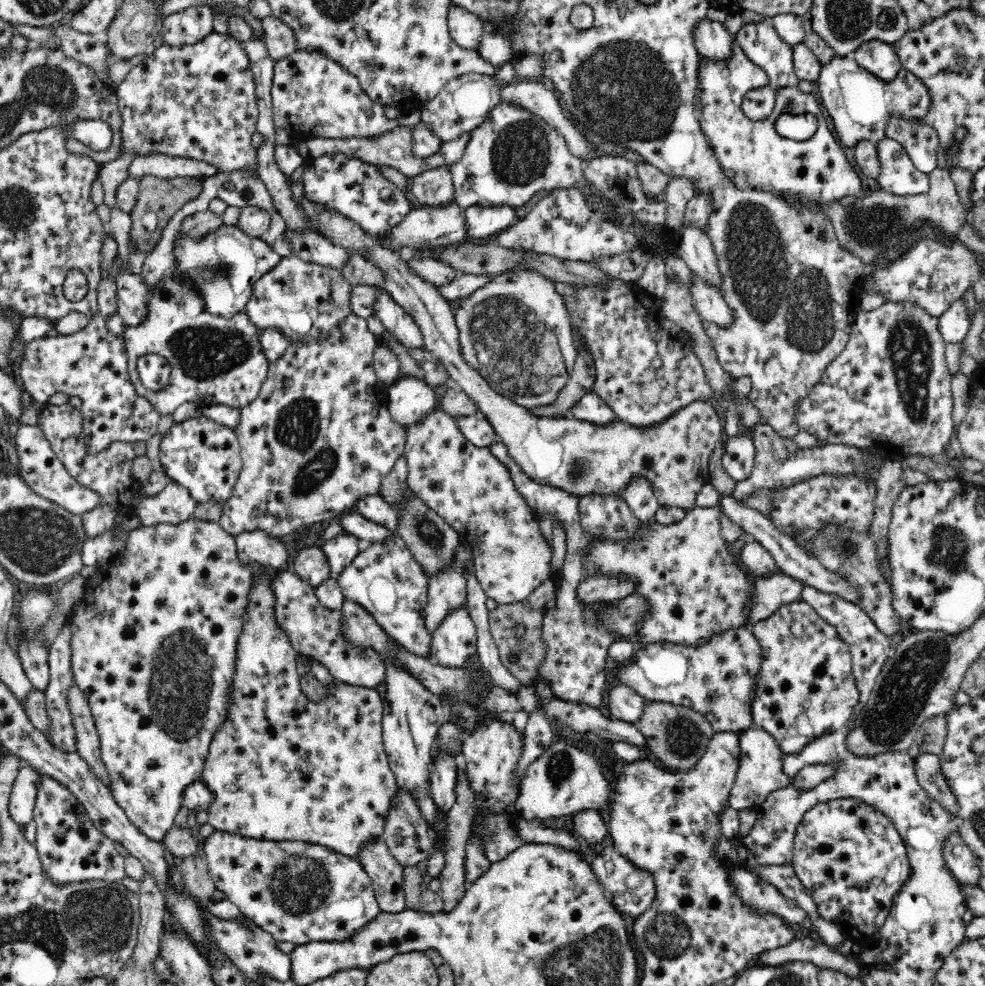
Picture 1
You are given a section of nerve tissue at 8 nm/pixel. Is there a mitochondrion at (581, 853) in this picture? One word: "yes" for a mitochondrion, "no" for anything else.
no

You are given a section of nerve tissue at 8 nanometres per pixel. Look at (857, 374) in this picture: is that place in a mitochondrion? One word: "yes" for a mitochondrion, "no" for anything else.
no

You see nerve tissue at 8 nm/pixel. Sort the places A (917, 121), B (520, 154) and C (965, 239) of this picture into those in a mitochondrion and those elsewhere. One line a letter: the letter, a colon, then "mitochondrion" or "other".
A: other
B: mitochondrion
C: other

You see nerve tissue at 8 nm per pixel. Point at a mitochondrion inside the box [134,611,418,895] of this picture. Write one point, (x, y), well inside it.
(180, 681)

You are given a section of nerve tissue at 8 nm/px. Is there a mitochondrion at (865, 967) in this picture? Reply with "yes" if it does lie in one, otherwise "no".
no

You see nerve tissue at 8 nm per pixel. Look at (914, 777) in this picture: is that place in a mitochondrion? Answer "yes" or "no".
no

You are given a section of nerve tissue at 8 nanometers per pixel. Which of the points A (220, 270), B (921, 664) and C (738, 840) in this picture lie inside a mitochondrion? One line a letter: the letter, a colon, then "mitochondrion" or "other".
A: mitochondrion
B: mitochondrion
C: other

